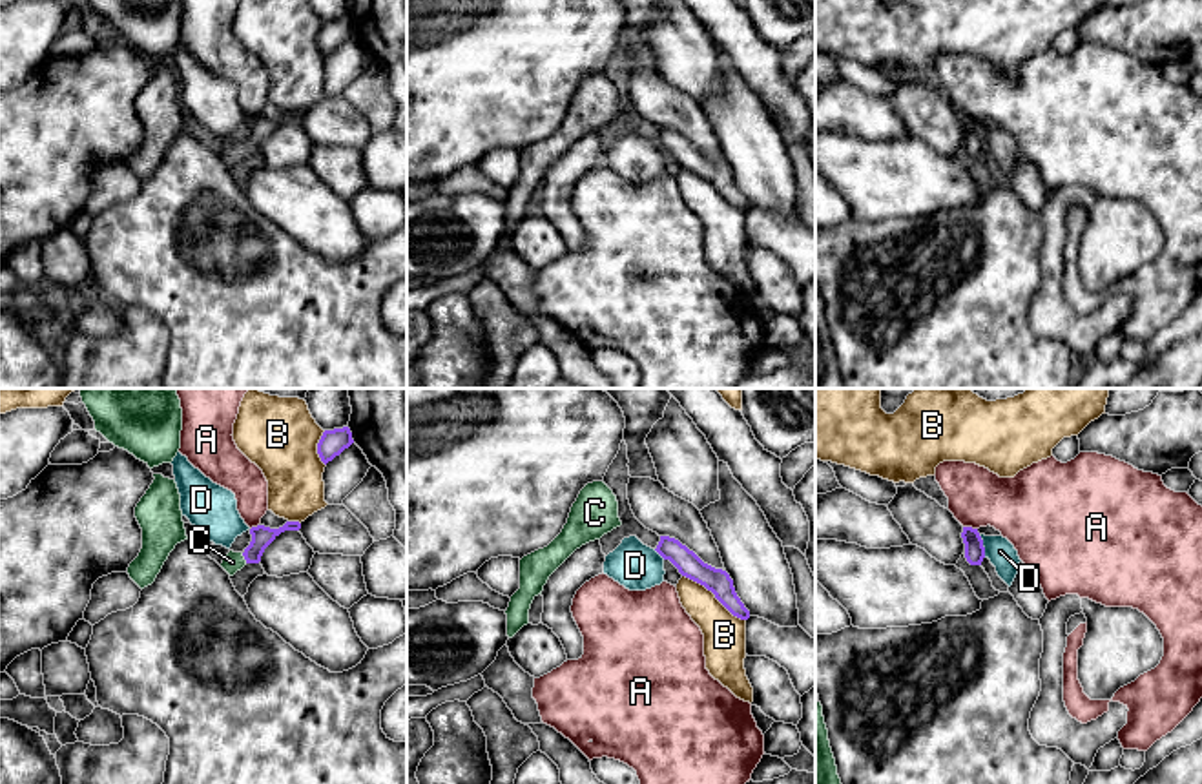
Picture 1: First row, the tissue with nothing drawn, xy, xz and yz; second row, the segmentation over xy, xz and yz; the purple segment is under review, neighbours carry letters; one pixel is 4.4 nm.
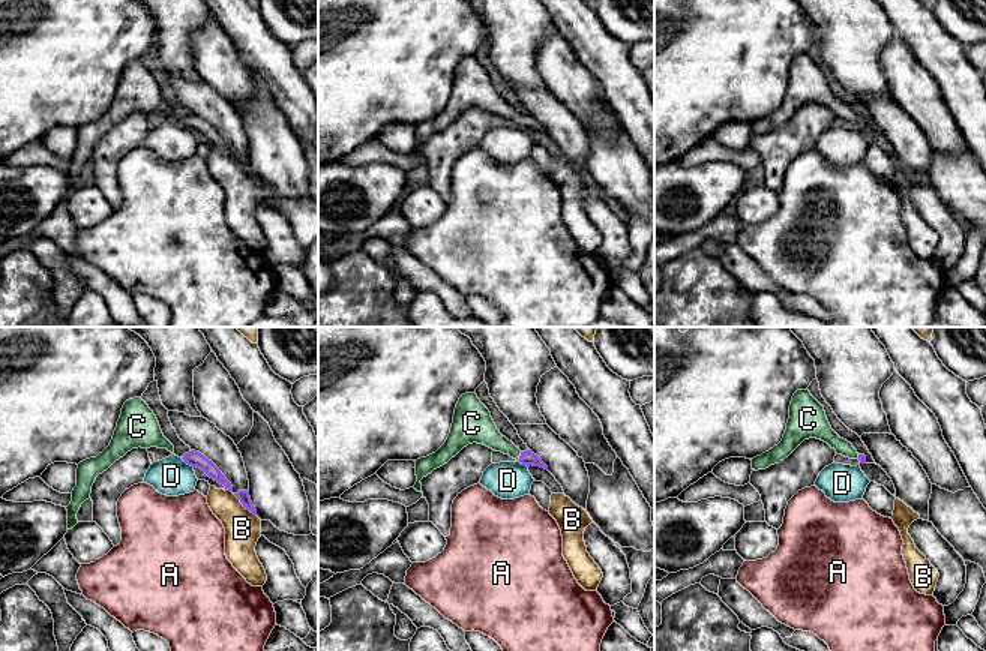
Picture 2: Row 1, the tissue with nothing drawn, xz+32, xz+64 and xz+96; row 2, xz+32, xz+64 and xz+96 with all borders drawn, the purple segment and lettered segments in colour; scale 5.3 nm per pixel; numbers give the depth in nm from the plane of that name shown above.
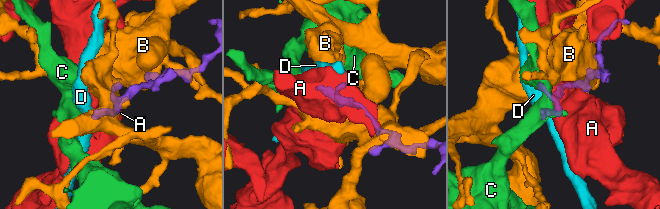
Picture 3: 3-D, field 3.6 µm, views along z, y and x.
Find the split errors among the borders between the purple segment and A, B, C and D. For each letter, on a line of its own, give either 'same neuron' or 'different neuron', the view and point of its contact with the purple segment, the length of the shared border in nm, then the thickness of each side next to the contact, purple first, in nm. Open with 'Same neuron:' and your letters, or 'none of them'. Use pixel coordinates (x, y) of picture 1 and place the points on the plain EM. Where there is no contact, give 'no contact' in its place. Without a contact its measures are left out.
Same neuron: C
A: different neuron; meets purple in yz at (971, 119); contact 70 nm long; 90 nm thick on the purple side, 300 nm on the other
B: different neuron; meets purple in xz at (714, 185); contact 340 nm long; 110 nm thick on the purple side, 190 nm on the other
C: same neuron; meets purple in xy at (245, 150); contact 50 nm long; 100 nm thick on the purple side, 90 nm on the other
D: different neuron; meets purple in yz at (982, 137); contact 110 nm long; 90 nm thick on the purple side, 120 nm on the other

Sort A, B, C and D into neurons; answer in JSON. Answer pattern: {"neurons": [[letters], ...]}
{"neurons": [["A"], ["B"], ["C"], ["D"]]}

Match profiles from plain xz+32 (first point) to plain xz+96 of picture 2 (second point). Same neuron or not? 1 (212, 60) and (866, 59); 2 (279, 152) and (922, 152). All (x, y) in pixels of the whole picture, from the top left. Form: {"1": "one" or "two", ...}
{"1": "two", "2": "two"}

